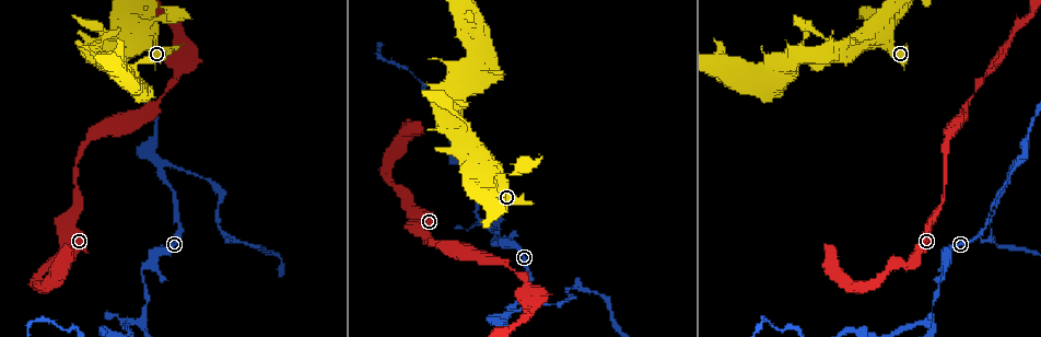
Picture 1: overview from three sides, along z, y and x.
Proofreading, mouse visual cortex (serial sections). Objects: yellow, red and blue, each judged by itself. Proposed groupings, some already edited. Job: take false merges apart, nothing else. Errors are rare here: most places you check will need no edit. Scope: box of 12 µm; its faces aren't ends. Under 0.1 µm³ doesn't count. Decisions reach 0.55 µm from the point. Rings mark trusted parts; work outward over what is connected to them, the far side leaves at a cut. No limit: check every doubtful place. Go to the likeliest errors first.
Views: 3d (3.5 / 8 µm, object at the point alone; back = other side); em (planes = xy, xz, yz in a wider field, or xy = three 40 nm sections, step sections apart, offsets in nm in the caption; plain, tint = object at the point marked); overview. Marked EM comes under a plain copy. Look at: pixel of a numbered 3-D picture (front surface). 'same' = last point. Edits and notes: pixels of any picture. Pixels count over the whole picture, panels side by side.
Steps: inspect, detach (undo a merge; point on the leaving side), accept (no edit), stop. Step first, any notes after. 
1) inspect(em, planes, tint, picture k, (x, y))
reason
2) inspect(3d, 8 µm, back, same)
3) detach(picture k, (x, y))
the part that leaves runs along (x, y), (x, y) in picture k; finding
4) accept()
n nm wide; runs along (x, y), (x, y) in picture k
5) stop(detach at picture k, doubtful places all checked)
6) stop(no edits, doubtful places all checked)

inspect(em, xy, step 5, tint, picture 1, (163, 167))
sharp bend

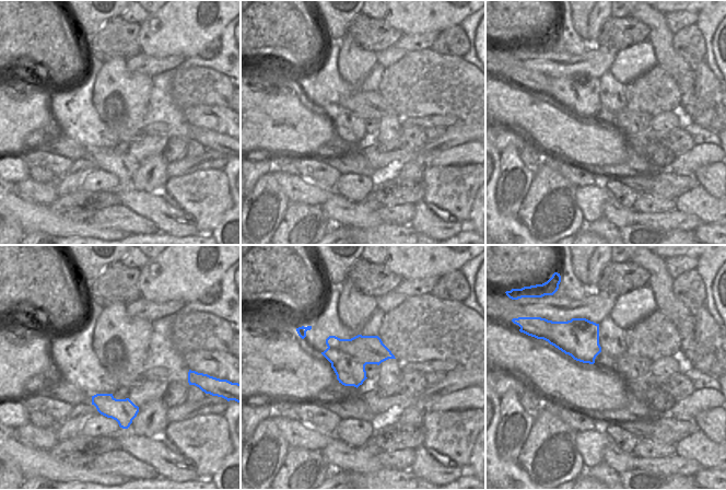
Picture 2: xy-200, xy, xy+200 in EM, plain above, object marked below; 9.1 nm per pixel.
inspect(3d, 3.5 µm, same)
wider look

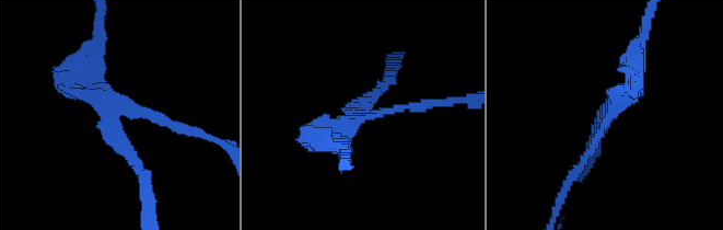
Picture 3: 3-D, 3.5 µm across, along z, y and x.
accept()
arms of 150, 150, 300 nm; runs along (141, 172), (108, 122), (128, 104), (172, 125) in picture 3; all the same cell

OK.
inspect(3d, 3.5 µm, back, picture 1, (990, 229))
a narrow waist

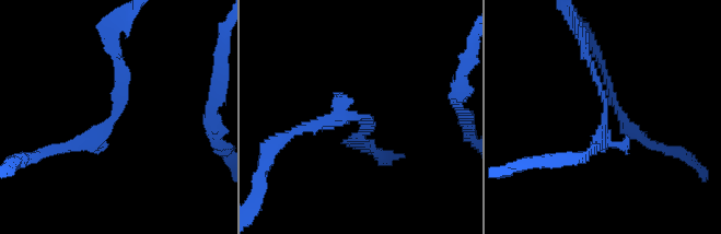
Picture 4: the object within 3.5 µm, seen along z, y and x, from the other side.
inspect(em, xy, step 2, tint, picture 4, (121, 107))
shape alone is not enough

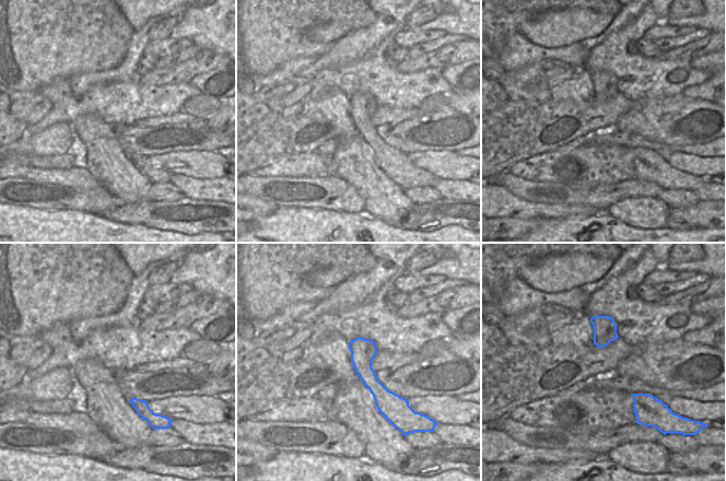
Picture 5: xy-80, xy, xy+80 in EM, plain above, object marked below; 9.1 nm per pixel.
accept()
220 nm wide; runs along (113, 42), (119, 108), (62, 145) in picture 4; one cell here

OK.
inspect(3d, 3.5 µm, picture 1, (495, 242))
calibre changes

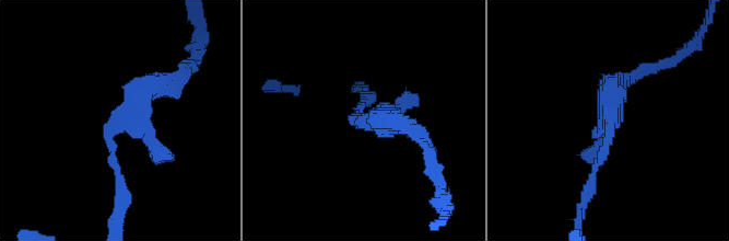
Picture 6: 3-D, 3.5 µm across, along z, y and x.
inspect(em, xy, step 1, tint, picture 6, (363, 119))

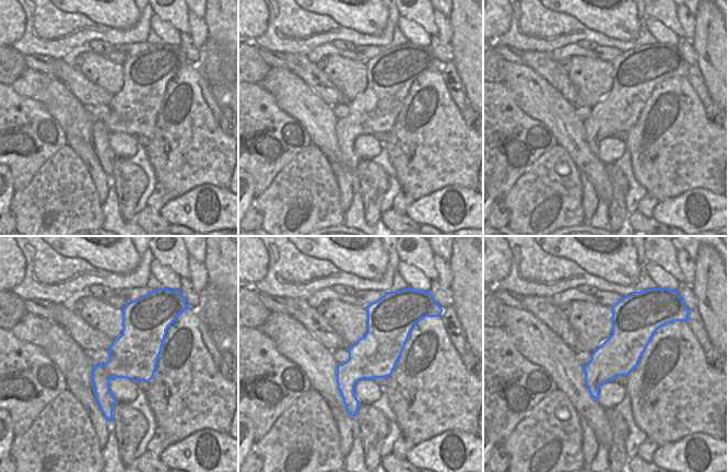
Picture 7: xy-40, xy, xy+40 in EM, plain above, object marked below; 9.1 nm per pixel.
accept()
runs along (167, 80), (110, 134), (120, 191) in picture 6; all the same cell

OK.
inspect(3d, 8 µm, picture 1, (491, 230))
sharp bend

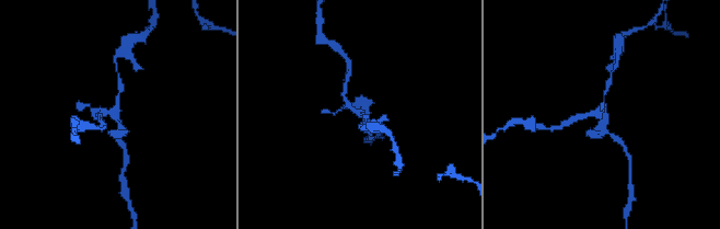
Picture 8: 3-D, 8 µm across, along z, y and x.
inspect(3d, 3.5 µm, picture 8, (356, 113))

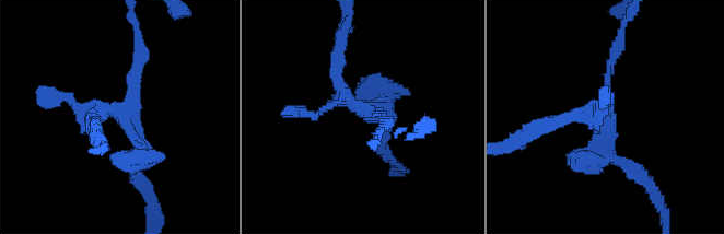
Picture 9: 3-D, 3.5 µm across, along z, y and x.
inspect(em, planes, tint, picture 9, (368, 114))

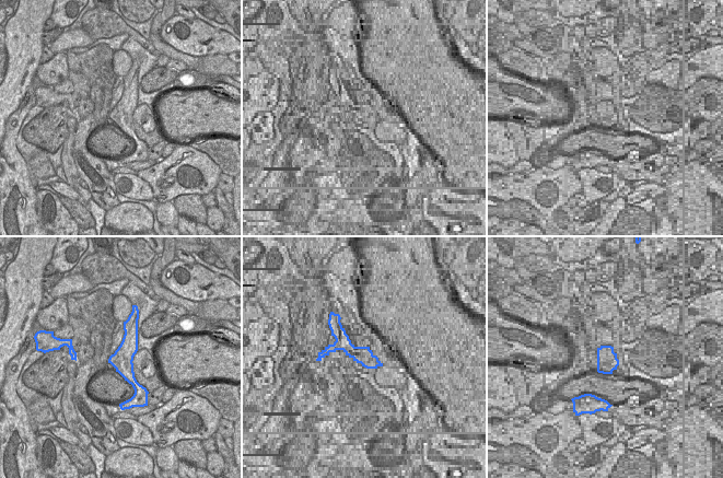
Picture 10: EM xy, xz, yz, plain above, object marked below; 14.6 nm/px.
accept()
runs along (619, 44), (605, 107), (551, 120) in picture 9; one cell here

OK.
stop(no edits, doubtful places all checked)

